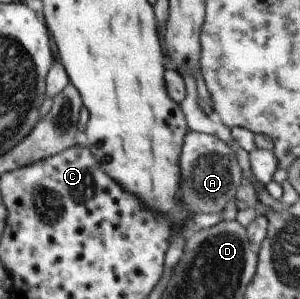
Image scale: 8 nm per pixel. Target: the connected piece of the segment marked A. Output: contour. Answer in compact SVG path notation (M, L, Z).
M189 130L181 148L179 169L181 180L176 198L189 213L220 214L241 189L242 170L234 148L214 135Z

